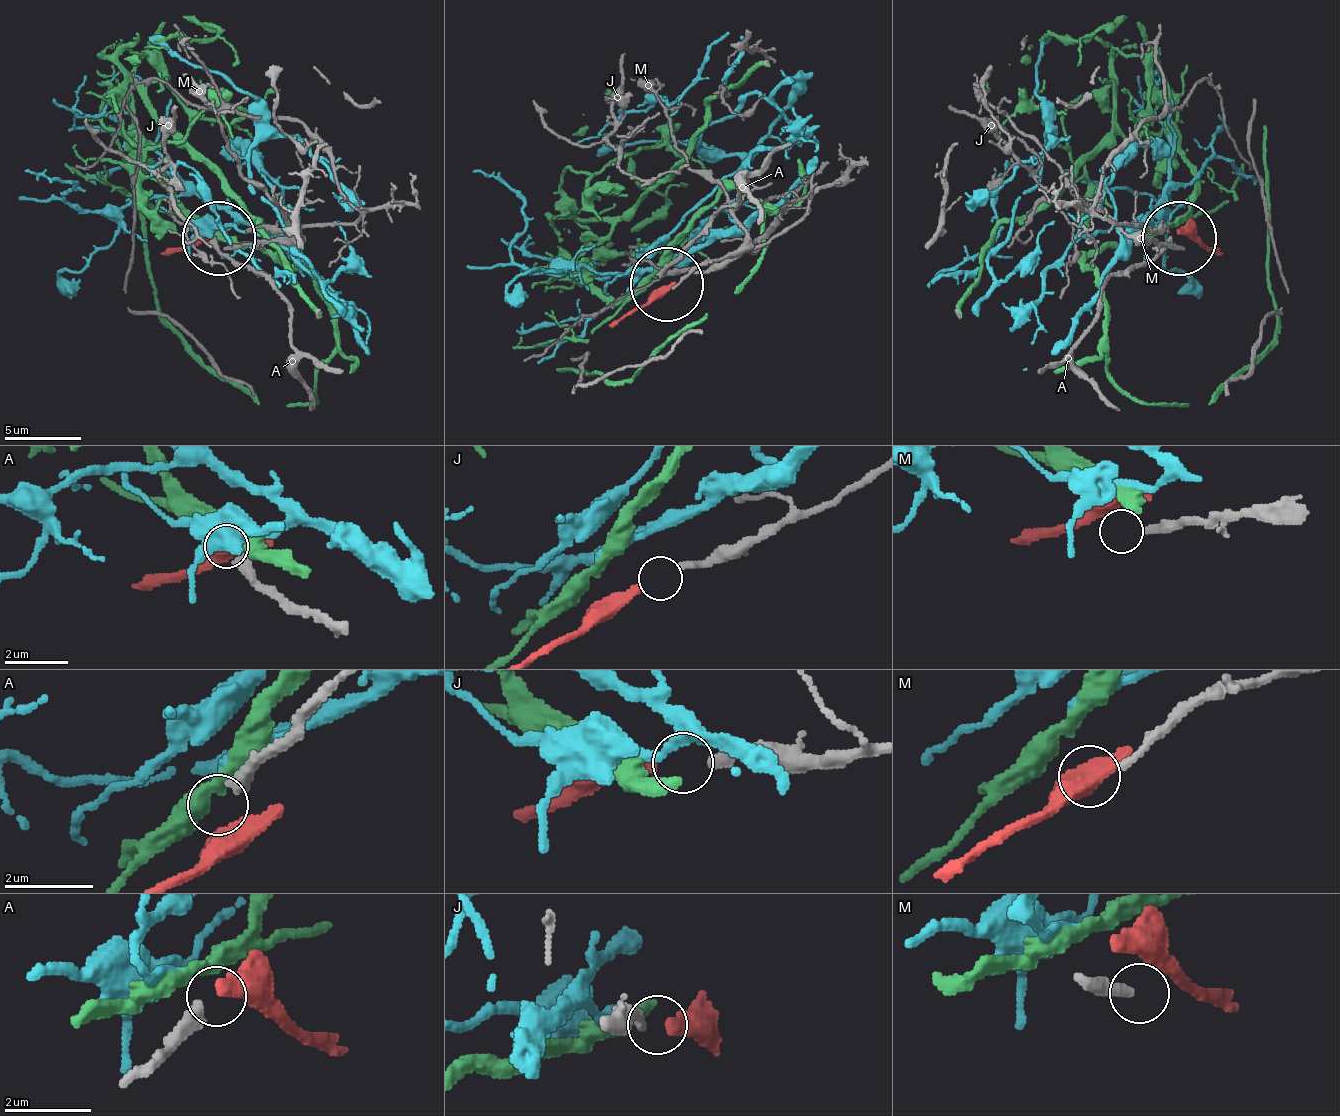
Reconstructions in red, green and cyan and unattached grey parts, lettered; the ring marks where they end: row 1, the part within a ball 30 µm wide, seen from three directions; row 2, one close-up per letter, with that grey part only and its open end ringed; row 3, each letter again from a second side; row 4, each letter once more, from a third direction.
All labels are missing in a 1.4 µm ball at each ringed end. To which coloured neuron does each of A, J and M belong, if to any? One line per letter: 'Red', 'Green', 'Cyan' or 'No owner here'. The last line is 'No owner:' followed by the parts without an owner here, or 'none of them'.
A: No owner here
J: Red
M: No owner here
No owner: A, M

